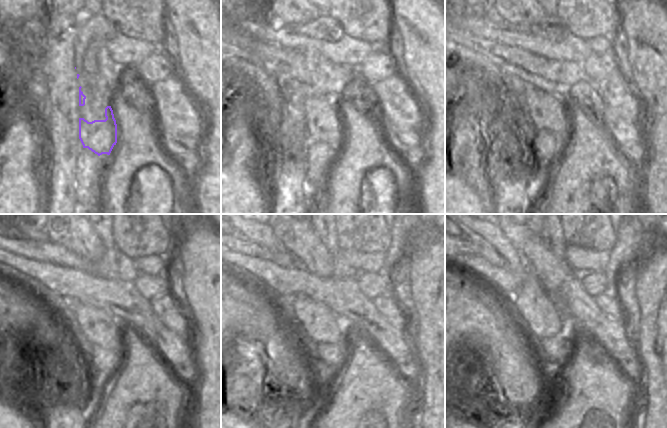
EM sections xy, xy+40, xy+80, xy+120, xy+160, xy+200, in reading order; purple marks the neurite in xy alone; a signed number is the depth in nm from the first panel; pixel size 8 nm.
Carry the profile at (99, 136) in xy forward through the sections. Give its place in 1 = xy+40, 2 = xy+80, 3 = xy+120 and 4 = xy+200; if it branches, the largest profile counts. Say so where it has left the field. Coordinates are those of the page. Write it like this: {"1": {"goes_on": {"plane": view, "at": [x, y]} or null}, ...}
{"1": {"goes_on": {"plane": "xy+40", "at": [324, 120]}}, "2": {"goes_on": {"plane": "xy+80", "at": [547, 111]}}, "3": {"goes_on": {"plane": "xy+120", "at": [98, 326]}}, "4": {"goes_on": {"plane": "xy+200", "at": [535, 311]}}}

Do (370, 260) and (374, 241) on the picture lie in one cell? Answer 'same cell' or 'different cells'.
different cells

